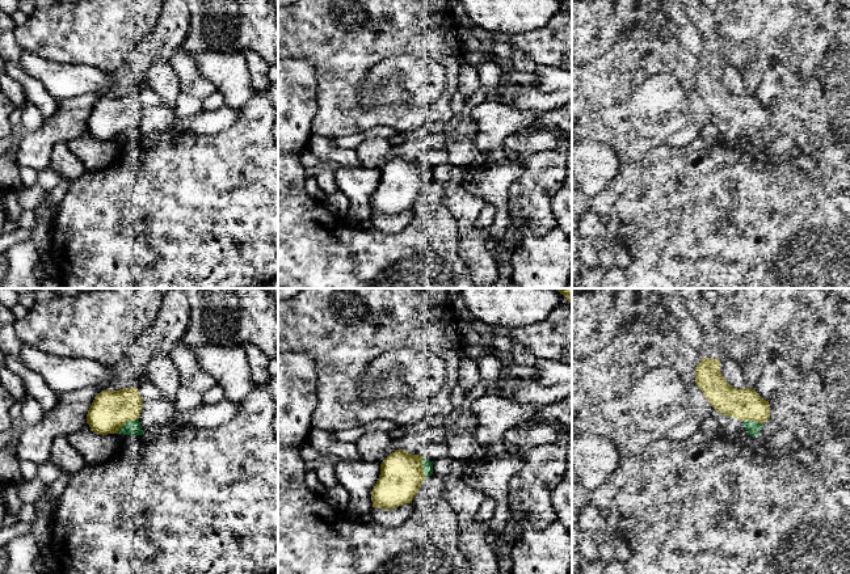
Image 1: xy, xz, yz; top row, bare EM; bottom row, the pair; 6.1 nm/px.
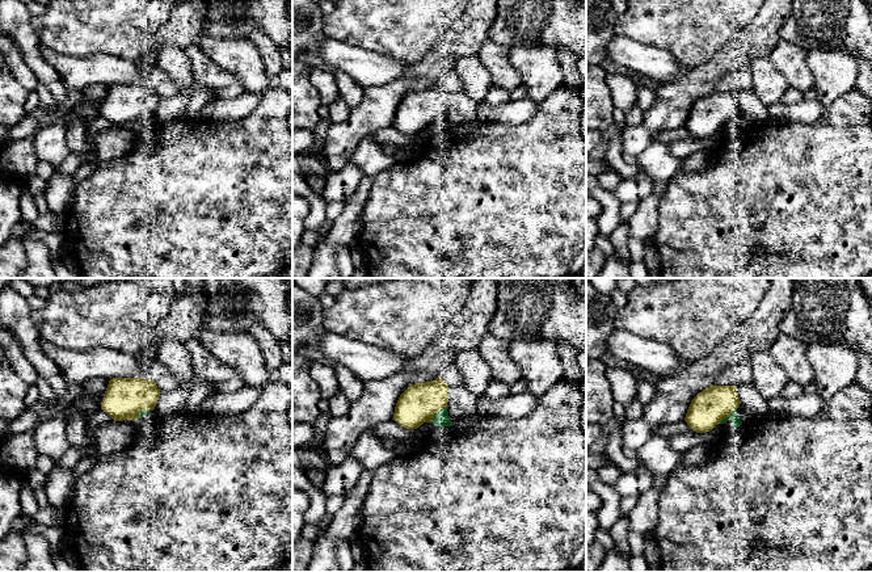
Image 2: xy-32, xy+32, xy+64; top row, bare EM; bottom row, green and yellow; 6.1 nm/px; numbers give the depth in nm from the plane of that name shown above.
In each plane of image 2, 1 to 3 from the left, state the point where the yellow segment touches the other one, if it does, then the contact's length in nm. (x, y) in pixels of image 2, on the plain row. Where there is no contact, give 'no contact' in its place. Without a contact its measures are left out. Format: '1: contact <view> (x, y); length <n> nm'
1: contact xy-32 (140, 118); length 120 nm
2: contact xy+32 (437, 118); length 140 nm
3: contact xy+64 (727, 123); length 140 nm

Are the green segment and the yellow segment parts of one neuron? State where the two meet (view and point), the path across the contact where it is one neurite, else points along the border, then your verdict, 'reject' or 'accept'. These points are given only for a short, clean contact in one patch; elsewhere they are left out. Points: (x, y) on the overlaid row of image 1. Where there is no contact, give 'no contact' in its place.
meets green in xy at (126, 422); accept

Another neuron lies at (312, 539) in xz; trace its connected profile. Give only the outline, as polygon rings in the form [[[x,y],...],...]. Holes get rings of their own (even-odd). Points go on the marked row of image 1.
[[[300,447],[278,450],[278,574],[472,574],[459,549],[455,512],[443,498],[446,482],[434,473],[426,477],[412,501],[413,512],[397,527],[357,524],[329,507],[304,481],[306,463]]]

